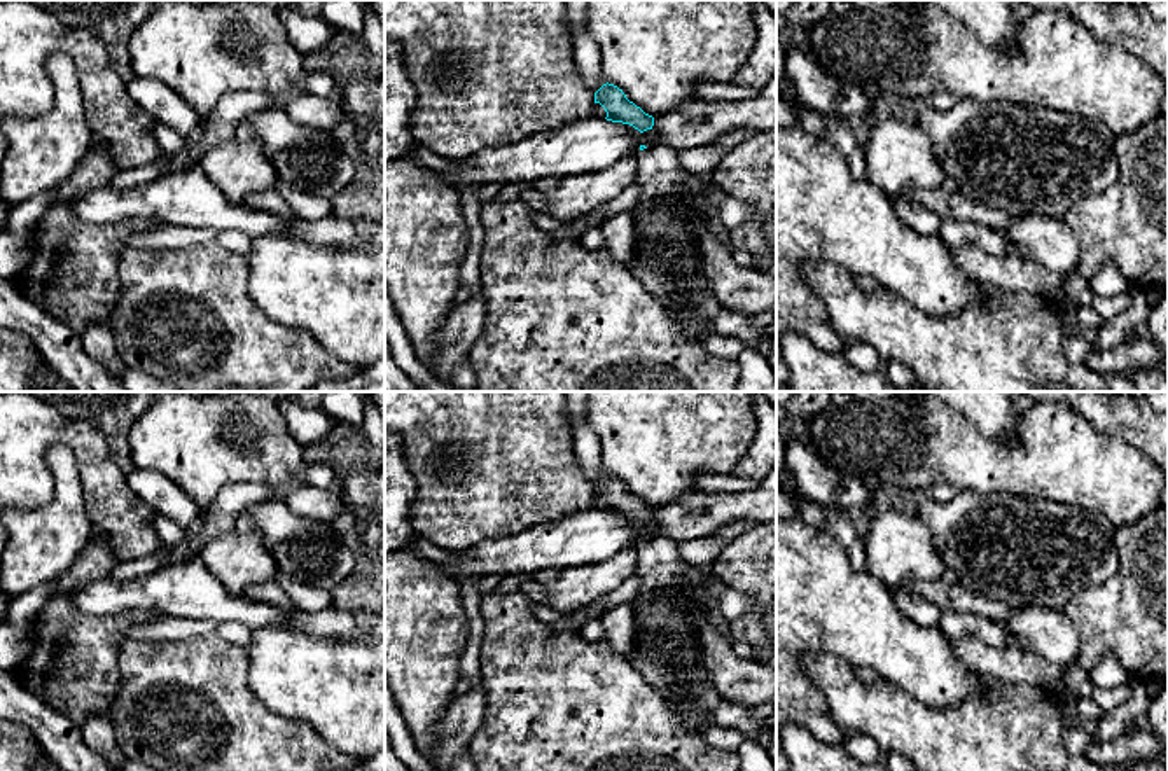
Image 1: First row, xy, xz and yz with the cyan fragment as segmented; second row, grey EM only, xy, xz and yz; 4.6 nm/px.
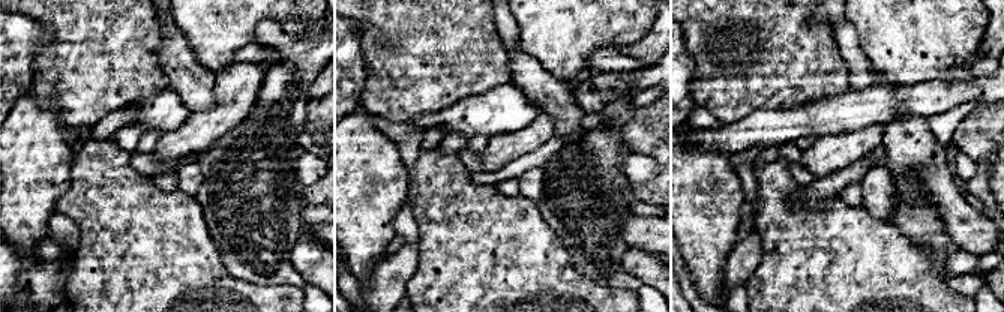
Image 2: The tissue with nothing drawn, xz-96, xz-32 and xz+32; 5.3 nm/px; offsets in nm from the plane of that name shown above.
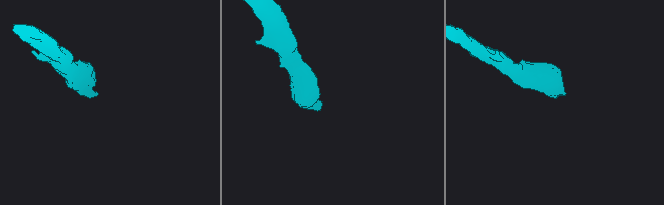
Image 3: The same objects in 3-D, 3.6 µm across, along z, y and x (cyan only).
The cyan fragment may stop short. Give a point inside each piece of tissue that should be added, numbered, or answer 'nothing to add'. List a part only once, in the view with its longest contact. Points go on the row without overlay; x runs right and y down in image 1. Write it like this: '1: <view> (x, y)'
1: xz (661, 569)

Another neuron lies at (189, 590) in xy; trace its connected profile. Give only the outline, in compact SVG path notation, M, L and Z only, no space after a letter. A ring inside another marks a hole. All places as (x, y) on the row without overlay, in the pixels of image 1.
M198 552L143 577L122 582L108 579L80 587L72 601L77 612L96 617L149 612L185 619L210 619L215 624L231 621L252 631L285 628L304 614L295 607L283 610L254 601L245 594L229 593L206 568Z

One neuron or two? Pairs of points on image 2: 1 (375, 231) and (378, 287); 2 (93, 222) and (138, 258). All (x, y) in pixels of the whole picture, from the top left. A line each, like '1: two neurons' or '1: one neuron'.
1: two neurons
2: one neuron

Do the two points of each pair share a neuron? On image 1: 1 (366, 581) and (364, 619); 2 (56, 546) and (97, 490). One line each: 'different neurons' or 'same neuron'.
1: different neurons
2: different neurons

